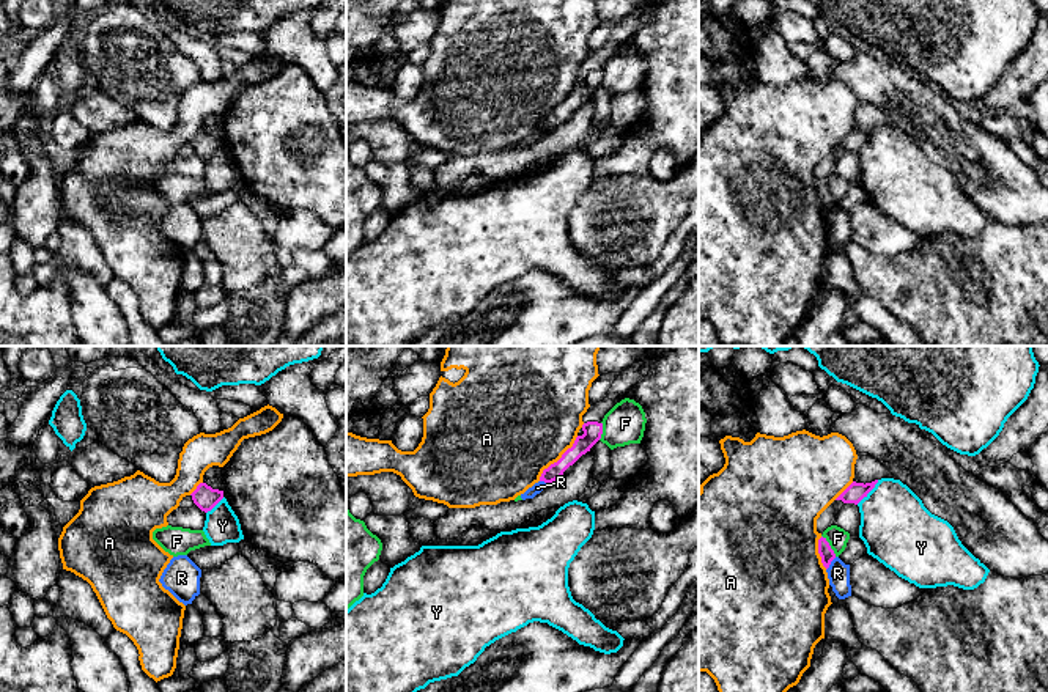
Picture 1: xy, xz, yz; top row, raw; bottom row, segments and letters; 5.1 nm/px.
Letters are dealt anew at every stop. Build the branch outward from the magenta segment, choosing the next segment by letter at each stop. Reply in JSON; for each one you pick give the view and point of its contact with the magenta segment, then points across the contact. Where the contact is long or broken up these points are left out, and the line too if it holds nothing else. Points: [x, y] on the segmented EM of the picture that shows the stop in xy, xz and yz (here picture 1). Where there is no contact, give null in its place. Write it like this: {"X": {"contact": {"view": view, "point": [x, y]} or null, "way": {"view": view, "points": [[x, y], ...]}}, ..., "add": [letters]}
{"add": []}

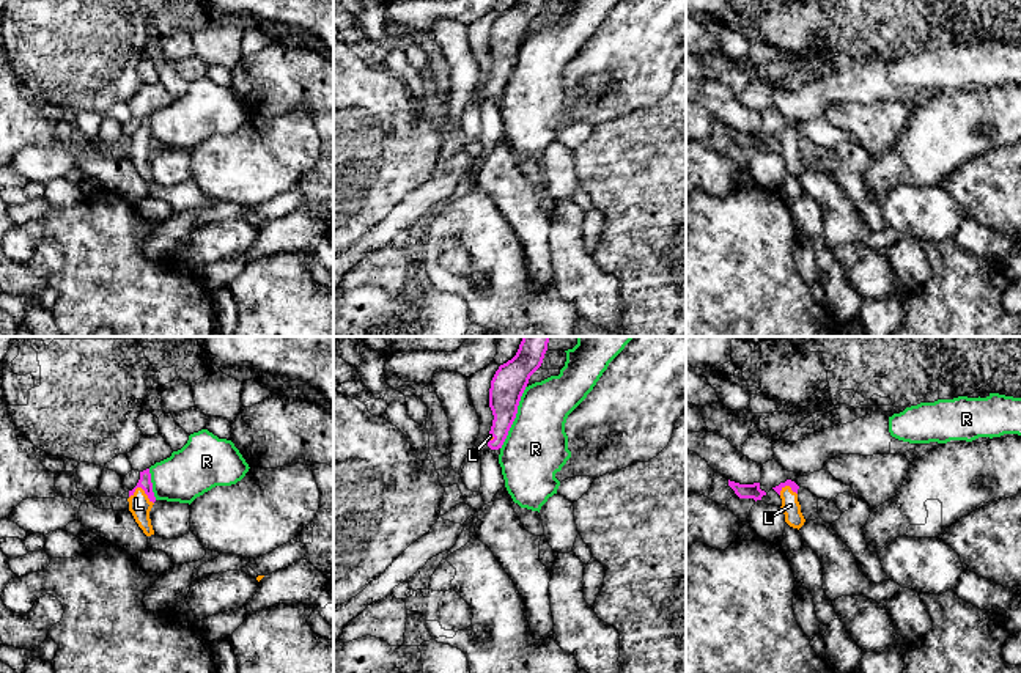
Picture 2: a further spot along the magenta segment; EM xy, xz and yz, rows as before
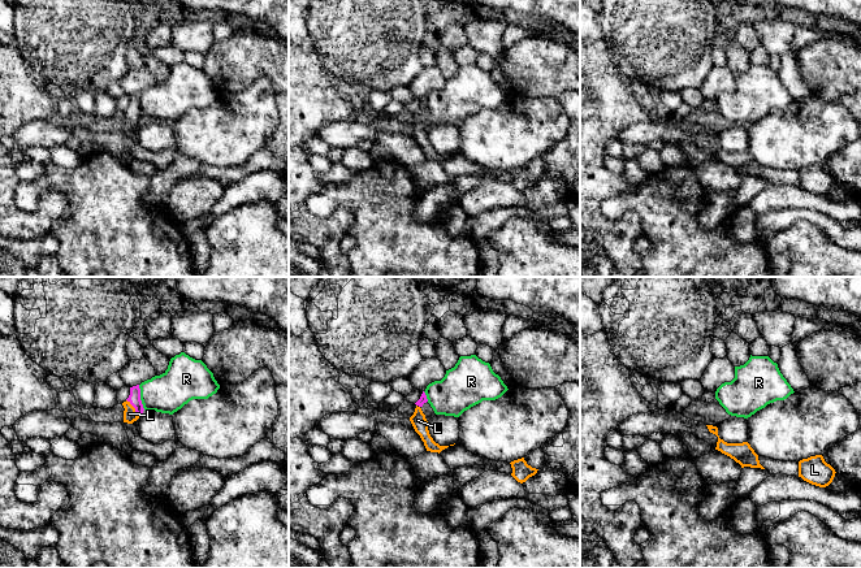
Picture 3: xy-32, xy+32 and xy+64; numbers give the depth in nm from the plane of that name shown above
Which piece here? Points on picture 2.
{"L": {"contact": {"view": "xy", "point": [143, 489]}, "way": {"view": "xy", "points": [[145, 483], [143, 489], [139, 503]]}}, "add": ["L"]}

